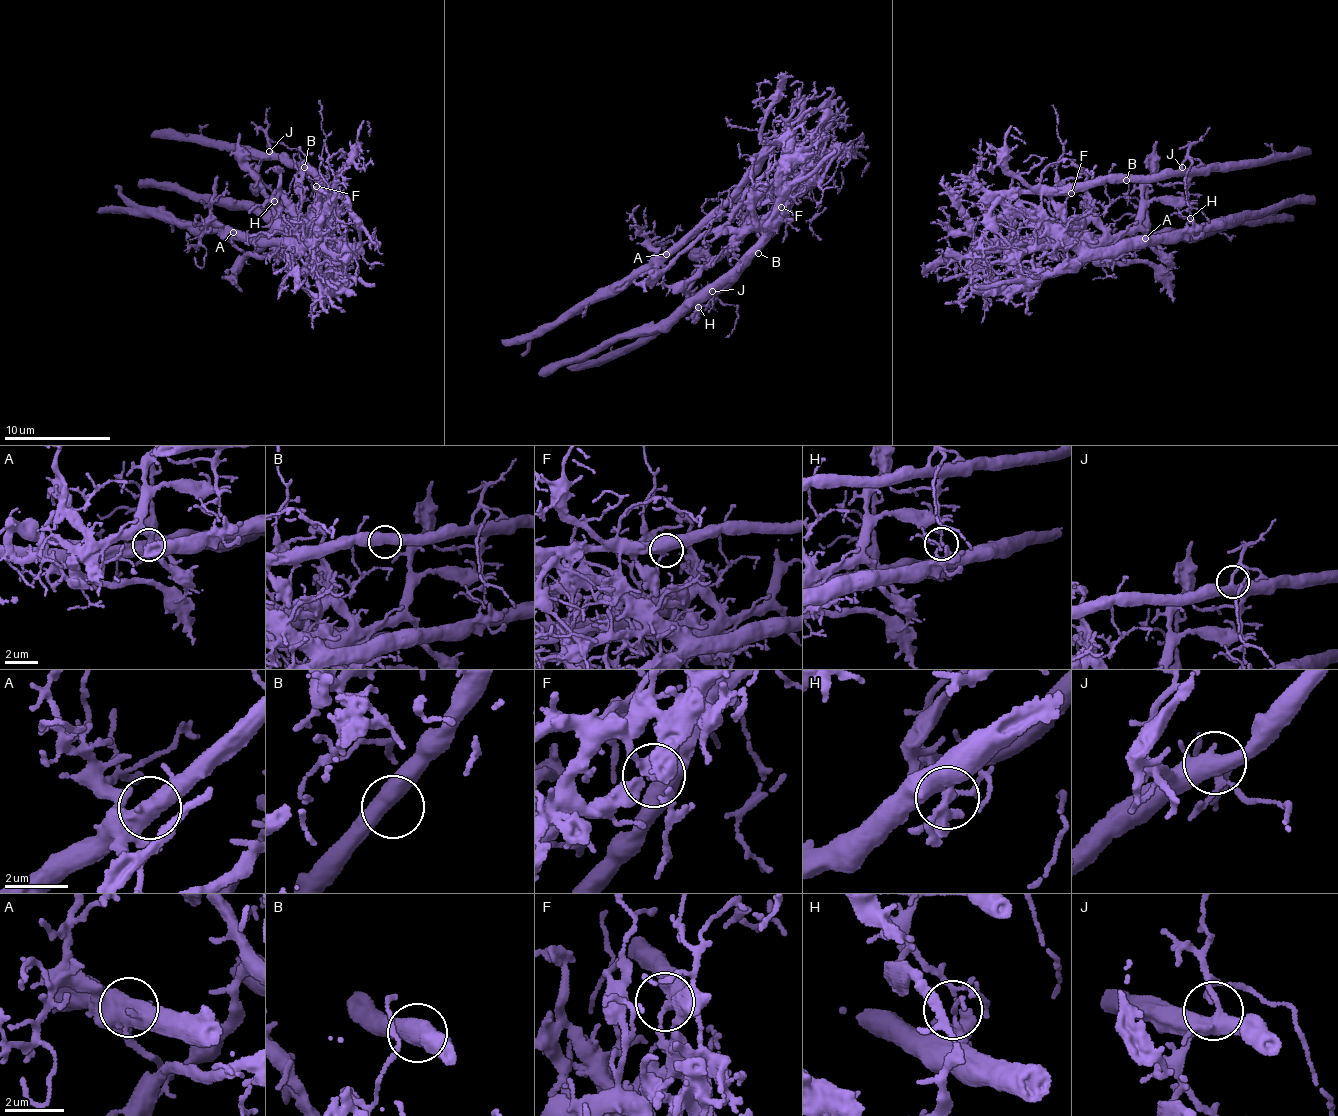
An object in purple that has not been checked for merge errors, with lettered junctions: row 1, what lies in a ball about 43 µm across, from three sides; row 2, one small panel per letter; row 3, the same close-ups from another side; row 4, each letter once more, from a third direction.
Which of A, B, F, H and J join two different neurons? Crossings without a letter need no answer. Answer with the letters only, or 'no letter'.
A, F, H

